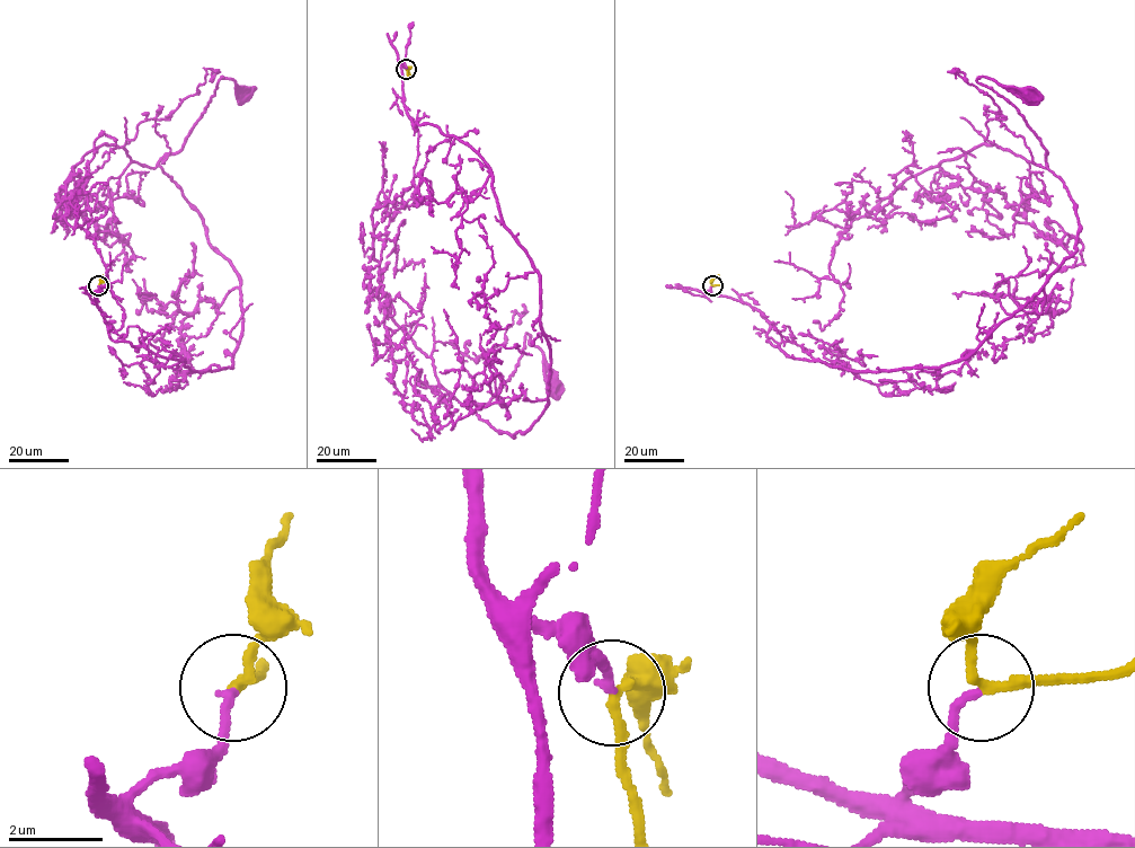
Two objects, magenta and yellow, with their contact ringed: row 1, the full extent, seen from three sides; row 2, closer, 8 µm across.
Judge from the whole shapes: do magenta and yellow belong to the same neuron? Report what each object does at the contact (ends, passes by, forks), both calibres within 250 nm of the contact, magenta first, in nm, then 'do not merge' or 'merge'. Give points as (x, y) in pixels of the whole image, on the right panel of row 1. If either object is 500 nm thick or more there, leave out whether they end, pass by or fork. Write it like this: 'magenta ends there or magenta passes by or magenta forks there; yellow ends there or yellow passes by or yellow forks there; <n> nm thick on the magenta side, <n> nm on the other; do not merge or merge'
magenta ends there; yellow passes by; 190 nm thick on the magenta side, 200 nm on the other; merge

